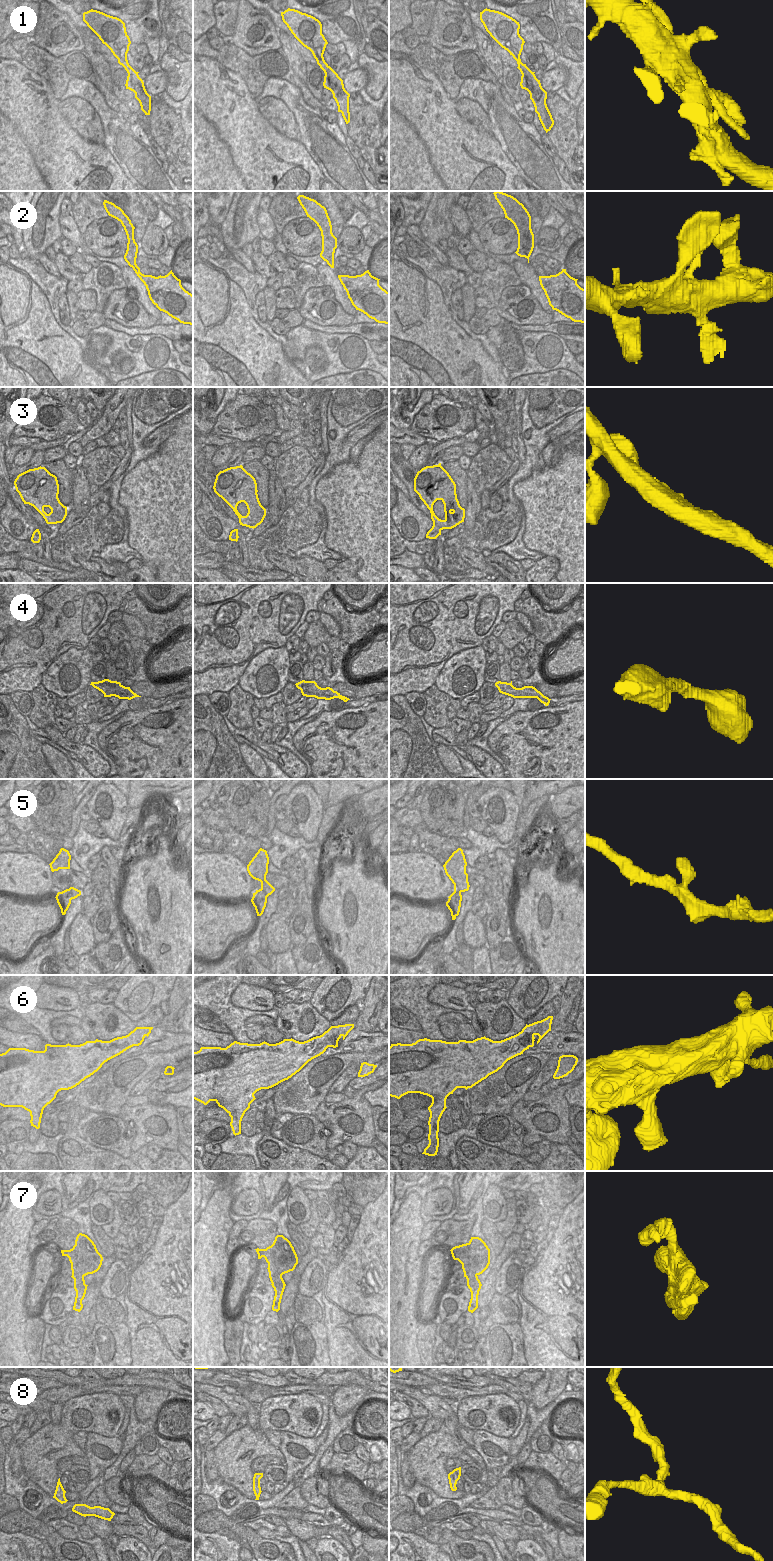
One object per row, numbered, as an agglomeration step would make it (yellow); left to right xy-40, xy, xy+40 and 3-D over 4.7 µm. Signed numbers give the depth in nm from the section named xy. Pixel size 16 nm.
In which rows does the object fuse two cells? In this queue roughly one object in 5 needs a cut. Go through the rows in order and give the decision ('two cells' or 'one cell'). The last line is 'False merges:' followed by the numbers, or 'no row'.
1: two cells
2: one cell
3: one cell
4: one cell
5: one cell
6: one cell
7: two cells
8: two cells
False merges: 1, 7, 8

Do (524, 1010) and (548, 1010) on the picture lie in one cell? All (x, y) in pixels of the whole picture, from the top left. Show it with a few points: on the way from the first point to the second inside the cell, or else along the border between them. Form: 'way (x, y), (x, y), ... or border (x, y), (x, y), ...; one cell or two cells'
border (551, 1000), (546, 1002), (526, 1020); two cells

